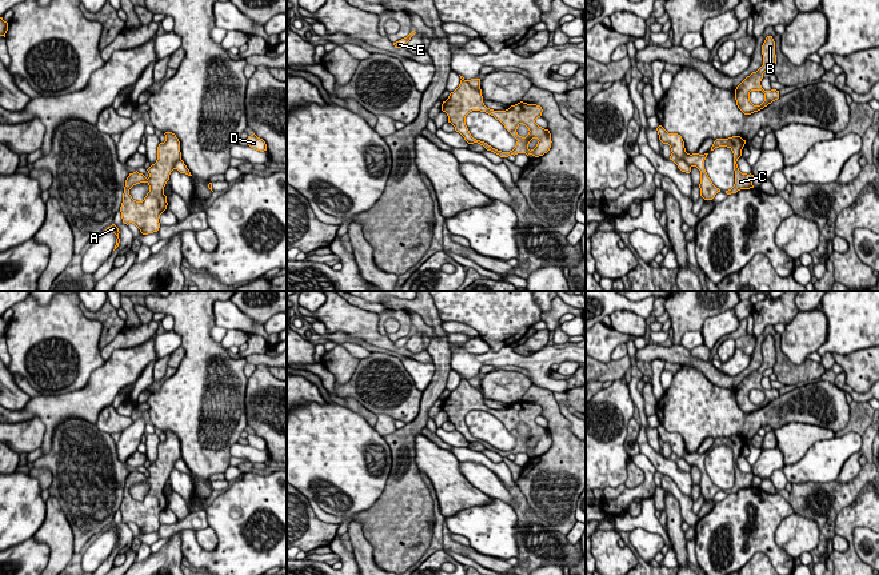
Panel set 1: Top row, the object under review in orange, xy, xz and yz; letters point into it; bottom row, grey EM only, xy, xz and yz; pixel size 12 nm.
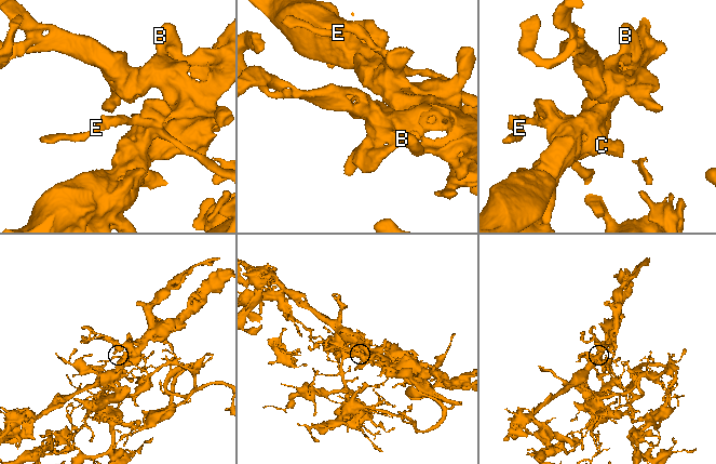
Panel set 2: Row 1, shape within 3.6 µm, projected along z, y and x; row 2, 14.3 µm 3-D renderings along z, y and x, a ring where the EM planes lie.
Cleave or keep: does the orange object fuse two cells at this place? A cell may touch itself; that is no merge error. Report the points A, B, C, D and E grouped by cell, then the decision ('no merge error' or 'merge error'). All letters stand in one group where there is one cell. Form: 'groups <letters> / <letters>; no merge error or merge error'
groups A B C D / E; merge error

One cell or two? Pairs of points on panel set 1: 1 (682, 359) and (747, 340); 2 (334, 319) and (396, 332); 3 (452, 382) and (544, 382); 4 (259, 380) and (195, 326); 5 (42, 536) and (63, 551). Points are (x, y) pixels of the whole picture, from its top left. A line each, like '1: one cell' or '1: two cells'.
1: two cells
2: two cells
3: two cells
4: two cells
5: one cell

